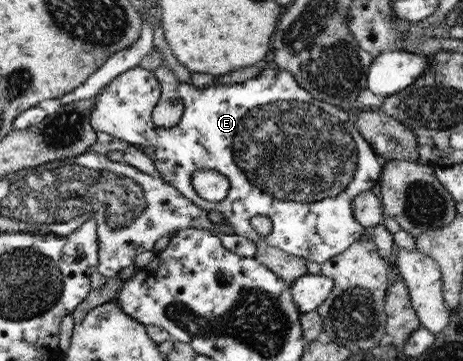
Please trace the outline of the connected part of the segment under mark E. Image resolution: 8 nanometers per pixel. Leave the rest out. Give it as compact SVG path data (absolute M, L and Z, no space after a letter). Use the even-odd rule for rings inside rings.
M264 64L257 78L241 84L217 84L201 90L192 84L180 83L178 92L184 103L180 122L170 128L156 126L151 114L160 100L161 85L152 71L132 68L116 76L96 97L90 113L91 127L96 132L106 132L136 148L140 147L156 166L164 182L172 184L196 206L218 212L237 235L253 241L260 240L261 236L250 224L250 219L257 214L266 214L272 220L271 232L263 236L266 244L318 263L330 260L360 240L365 229L359 227L354 218L353 202L360 192L377 190L384 160L358 132L353 112L316 100L299 86L290 72L273 70ZM198 169L218 171L228 177L231 190L228 190L224 200L208 202L196 194L192 173Z

